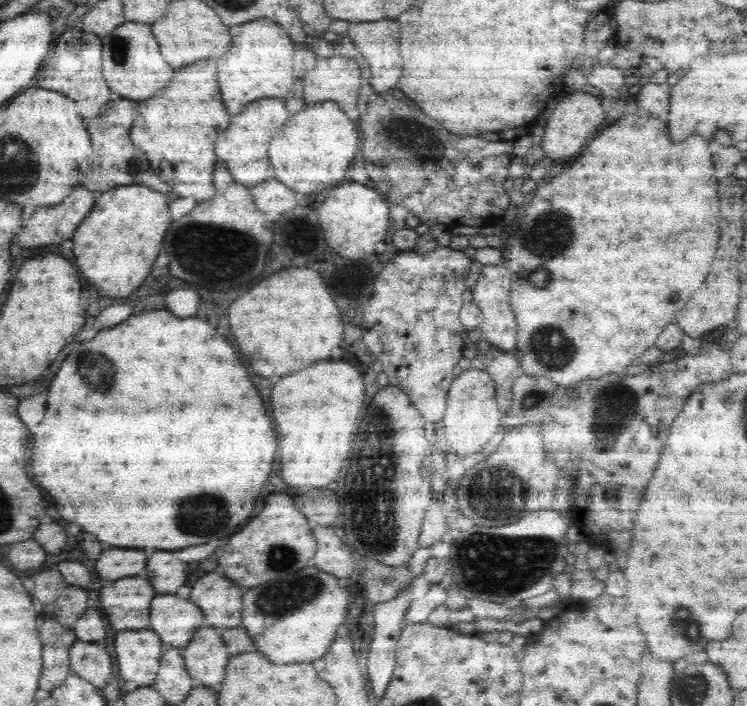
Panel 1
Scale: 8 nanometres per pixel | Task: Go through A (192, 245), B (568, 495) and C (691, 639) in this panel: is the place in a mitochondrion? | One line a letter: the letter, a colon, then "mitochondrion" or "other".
A: mitochondrion
B: other
C: mitochondrion

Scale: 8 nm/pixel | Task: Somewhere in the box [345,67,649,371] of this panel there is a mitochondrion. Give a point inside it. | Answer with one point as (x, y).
(545, 238)

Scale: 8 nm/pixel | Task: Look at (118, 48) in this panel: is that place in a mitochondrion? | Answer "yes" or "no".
yes

